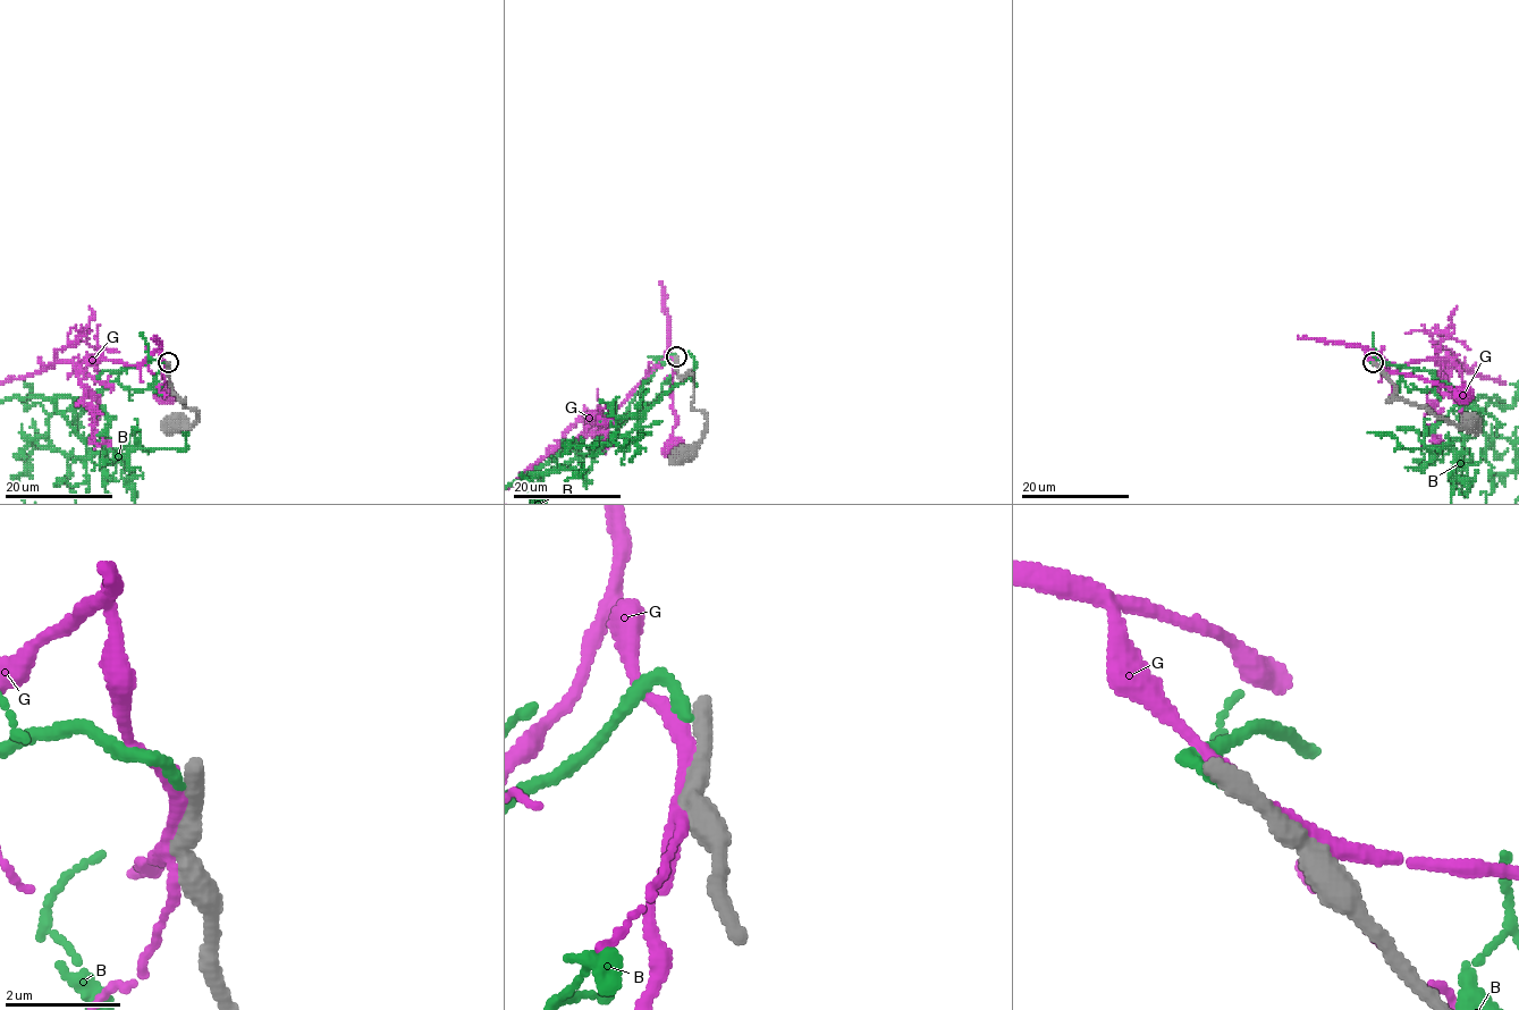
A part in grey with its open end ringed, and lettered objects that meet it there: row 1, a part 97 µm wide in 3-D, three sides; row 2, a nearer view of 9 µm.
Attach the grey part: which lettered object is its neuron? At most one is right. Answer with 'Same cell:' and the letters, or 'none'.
Same cell: none

